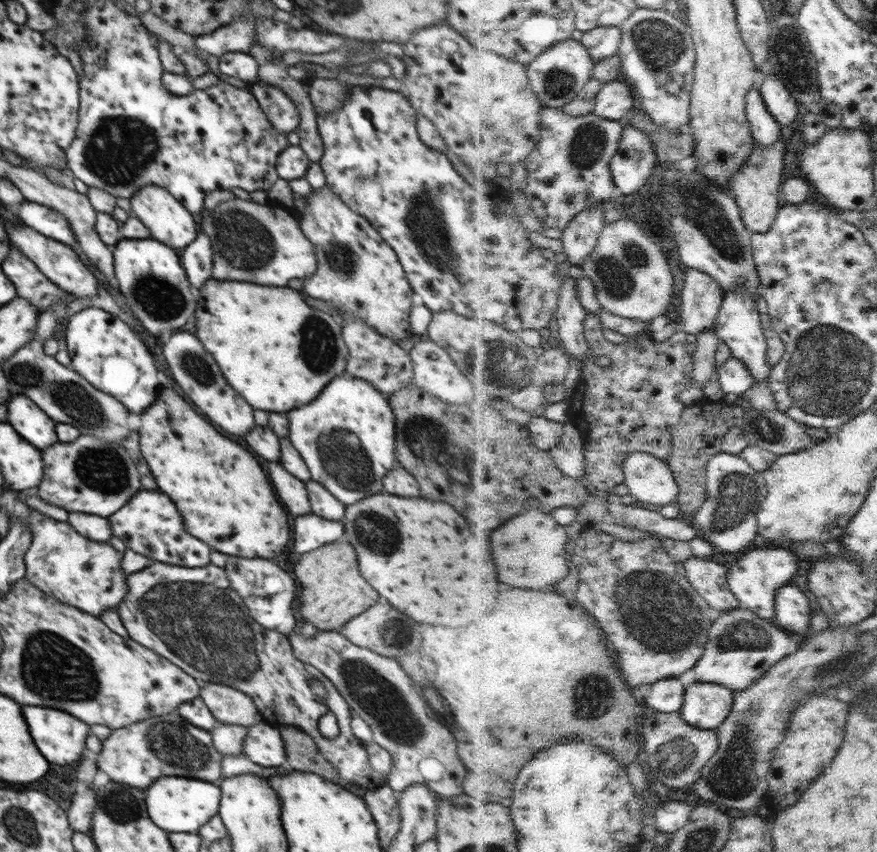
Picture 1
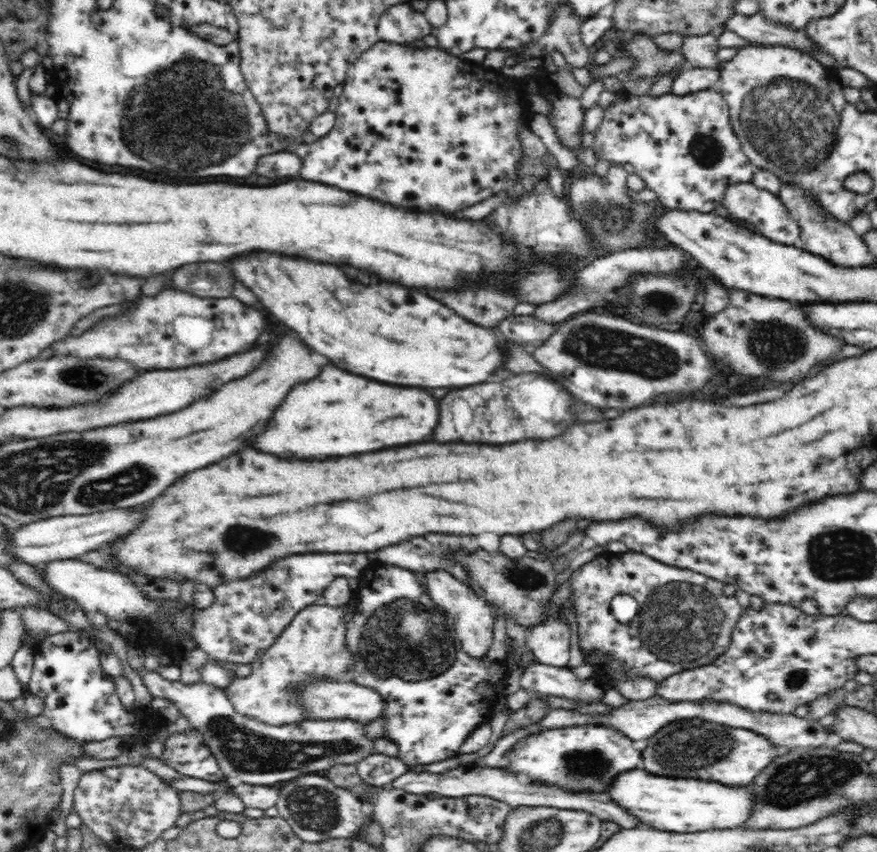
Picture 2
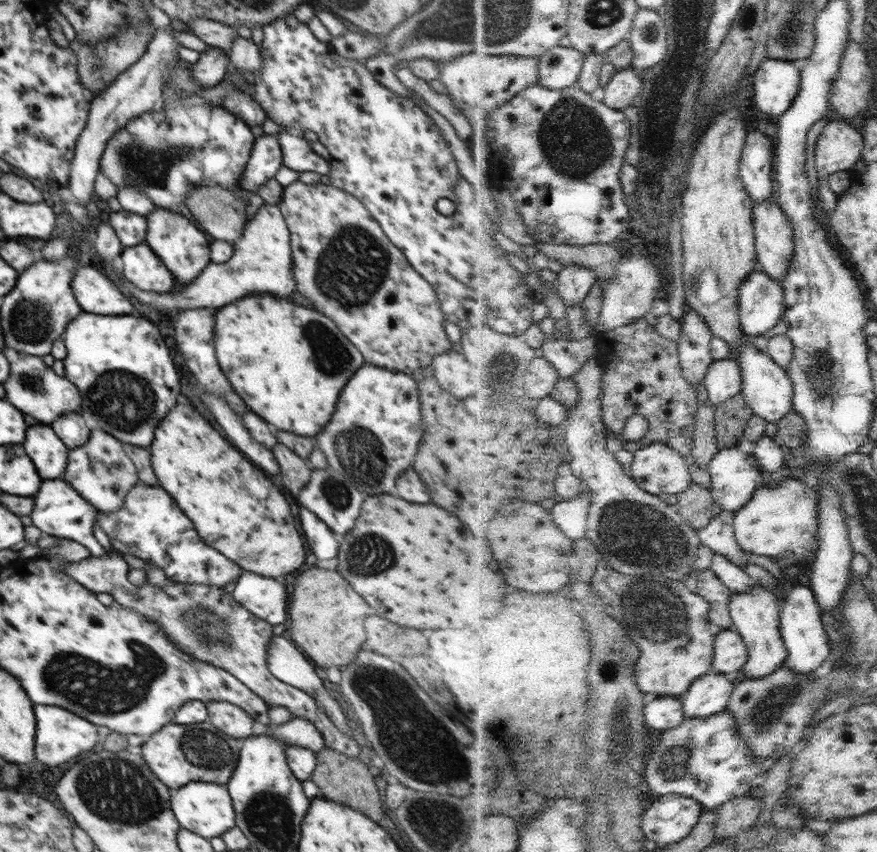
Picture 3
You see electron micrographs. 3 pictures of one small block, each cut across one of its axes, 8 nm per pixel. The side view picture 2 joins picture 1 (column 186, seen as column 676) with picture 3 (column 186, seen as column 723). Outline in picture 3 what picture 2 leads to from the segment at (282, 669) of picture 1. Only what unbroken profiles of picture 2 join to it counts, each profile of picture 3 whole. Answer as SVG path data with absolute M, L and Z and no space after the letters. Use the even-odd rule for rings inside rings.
M112 551L107 552L106 556L102 556L102 558L90 556L81 561L70 562L64 568L66 574L74 578L84 588L91 590L95 594L106 592L106 594L113 596L114 600L120 606L130 608L130 610L138 612L138 615L144 616L151 622L154 622L158 626L158 629L161 629L162 633L165 633L165 636L174 645L177 645L177 648L181 652L188 654L196 660L202 660L206 664L214 664L218 668L230 672L231 676L234 676L239 682L242 682L251 692L262 697L262 700L265 700L268 707L282 706L288 708L292 717L302 717L310 720L316 726L316 730L322 734L328 749L340 752L342 755L348 756L354 761L358 760L361 746L356 743L356 740L352 739L351 735L336 728L336 724L326 714L324 707L320 707L318 701L312 695L278 681L269 671L269 668L266 666L266 658L271 639L274 636L272 634L272 625L257 618L248 609L236 602L234 597L232 597L232 593L224 593L222 587L206 584L179 583L176 581L168 581L162 587L158 587L150 583L147 578L141 586L135 586L128 580L129 570L124 558Z

